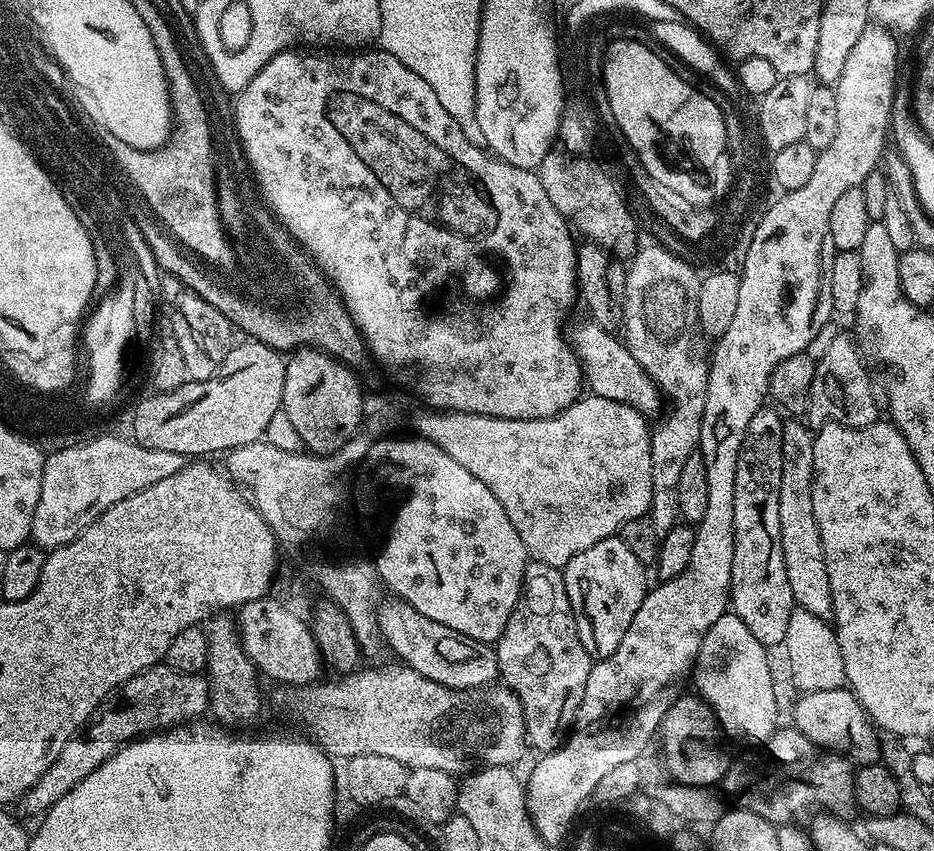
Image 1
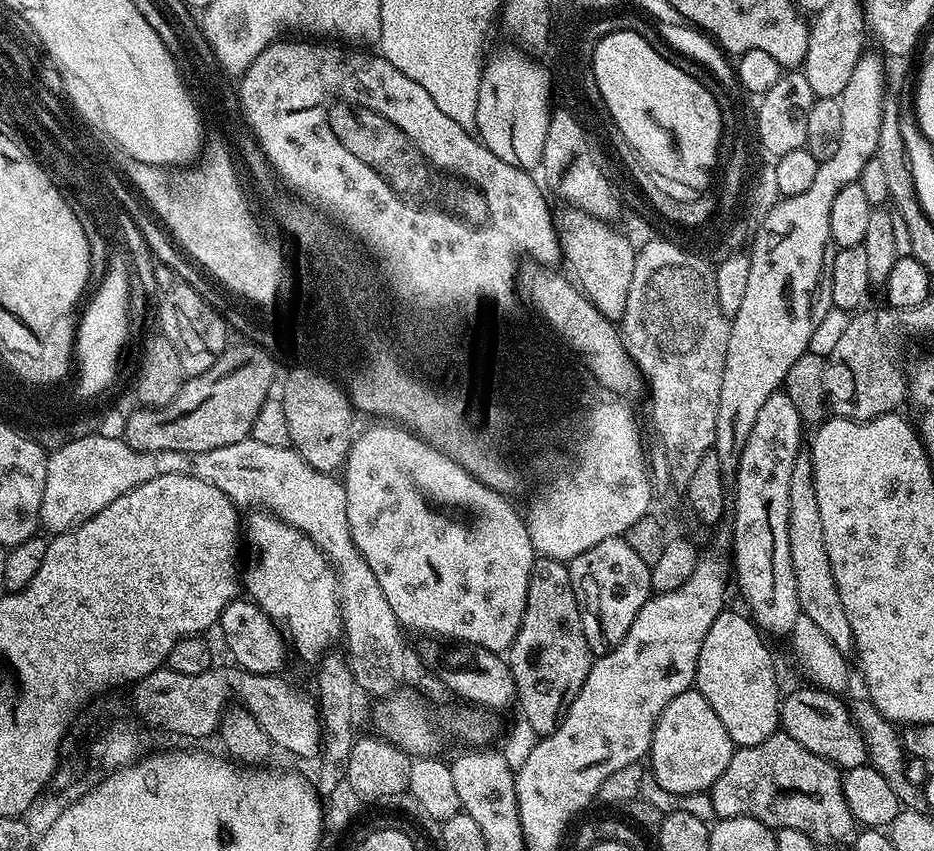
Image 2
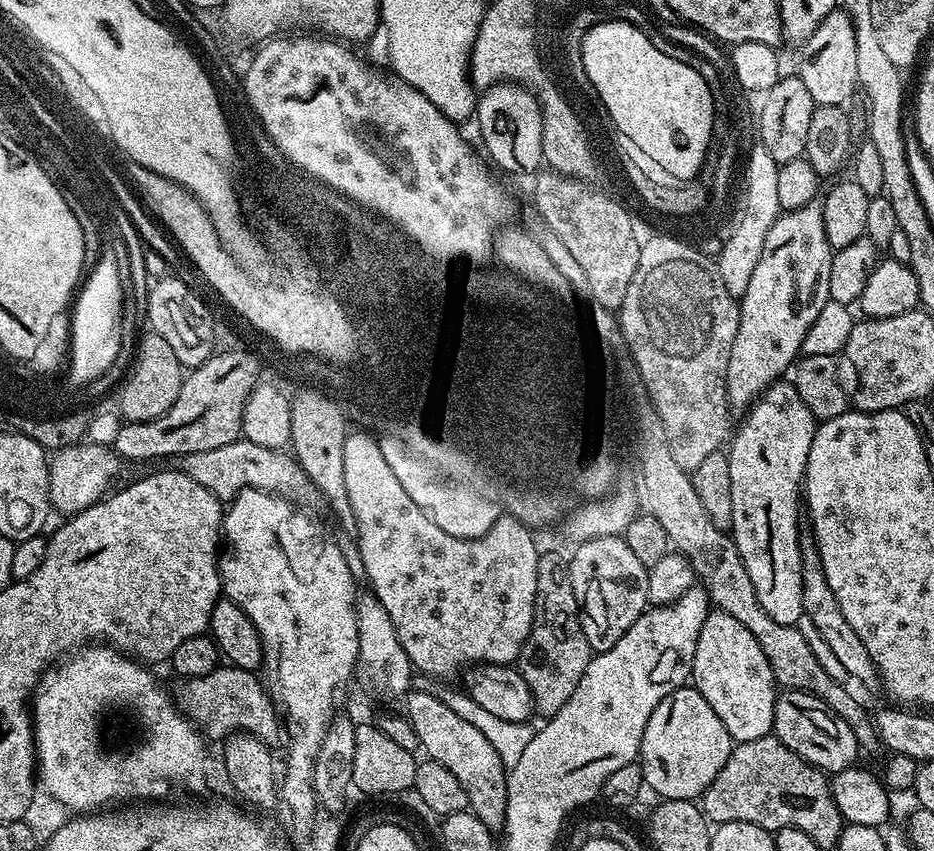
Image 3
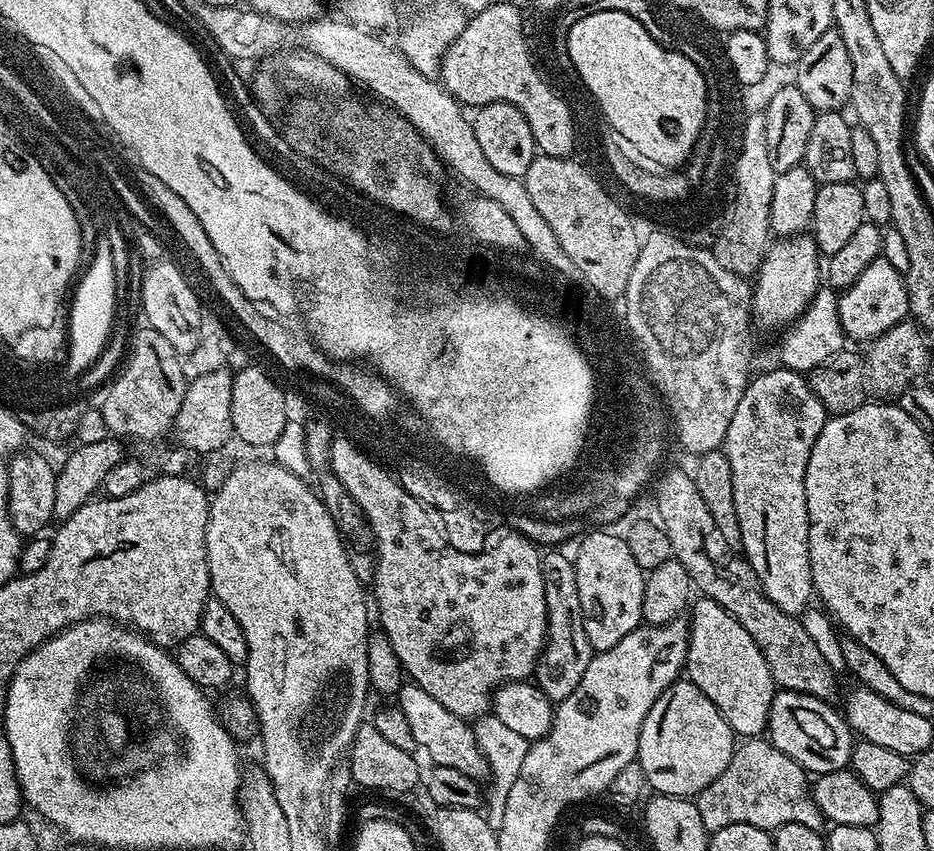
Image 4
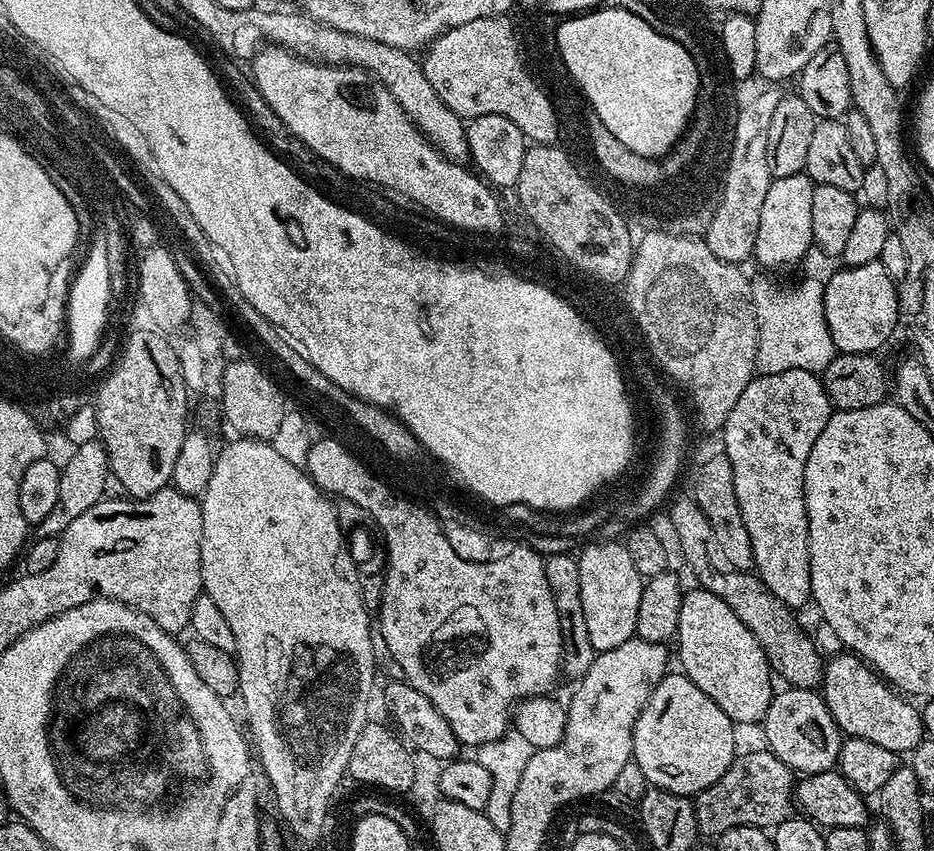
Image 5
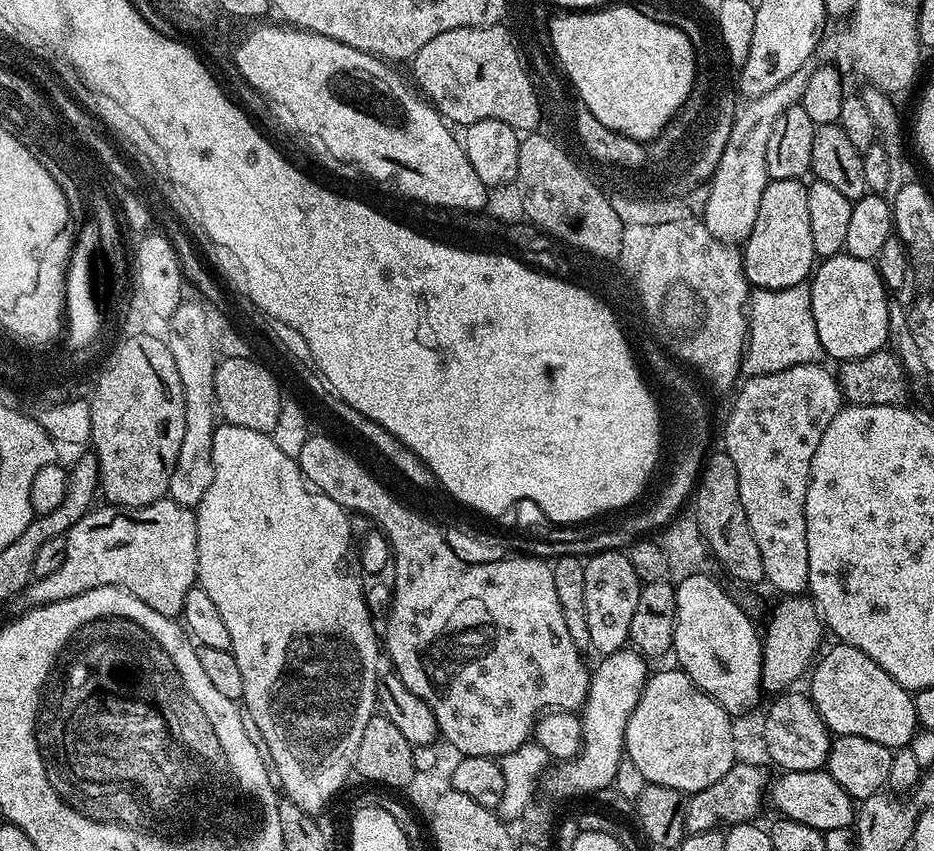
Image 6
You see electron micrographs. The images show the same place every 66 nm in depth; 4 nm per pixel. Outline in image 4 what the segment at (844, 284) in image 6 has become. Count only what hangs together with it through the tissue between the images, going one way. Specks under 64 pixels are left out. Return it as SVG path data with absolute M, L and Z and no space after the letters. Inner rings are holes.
M881 254L862 270L858 282L843 289L839 293L838 318L841 319L842 330L849 341L864 340L871 342L886 330L905 323L909 319L908 286L905 273L894 270L890 262Z

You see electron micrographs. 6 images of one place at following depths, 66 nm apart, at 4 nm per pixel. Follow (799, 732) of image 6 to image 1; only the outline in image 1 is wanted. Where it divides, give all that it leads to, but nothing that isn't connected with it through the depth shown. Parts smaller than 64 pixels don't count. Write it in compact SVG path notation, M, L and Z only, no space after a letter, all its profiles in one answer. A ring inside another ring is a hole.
M847 687L806 692L792 705L791 723L803 736L810 738L810 742L814 742L817 748L838 752L856 762L880 760L881 737L864 713L856 695Z

